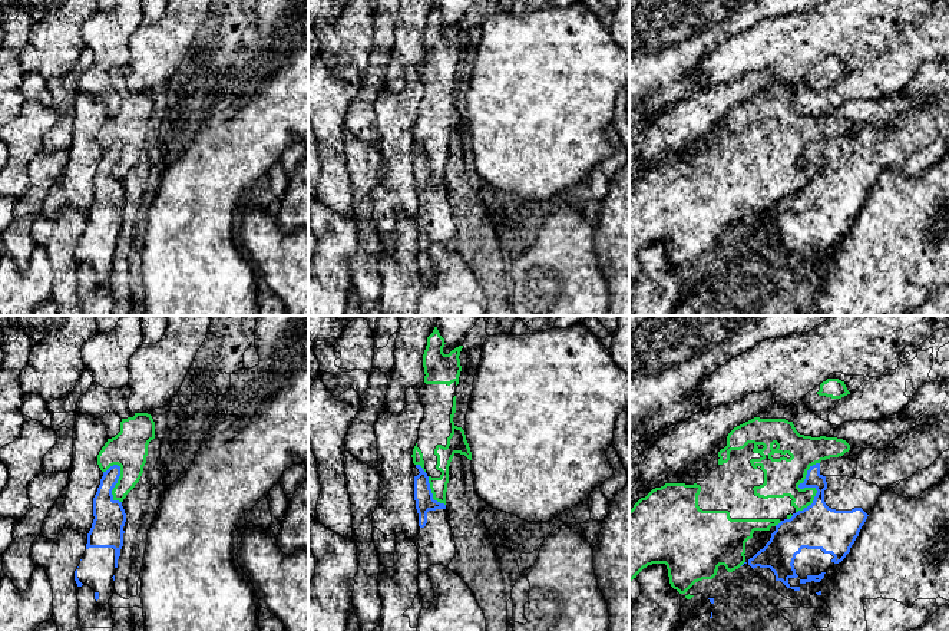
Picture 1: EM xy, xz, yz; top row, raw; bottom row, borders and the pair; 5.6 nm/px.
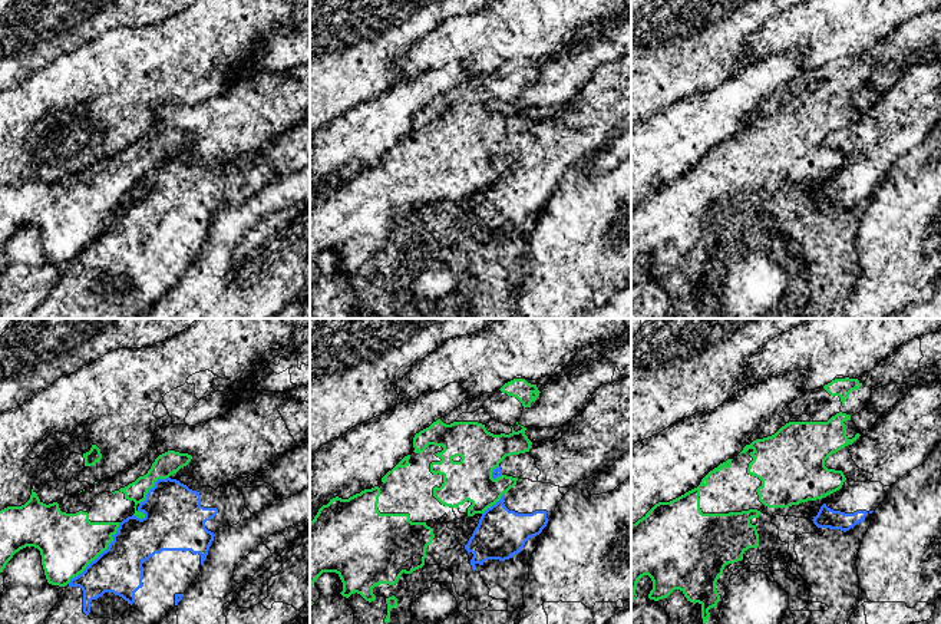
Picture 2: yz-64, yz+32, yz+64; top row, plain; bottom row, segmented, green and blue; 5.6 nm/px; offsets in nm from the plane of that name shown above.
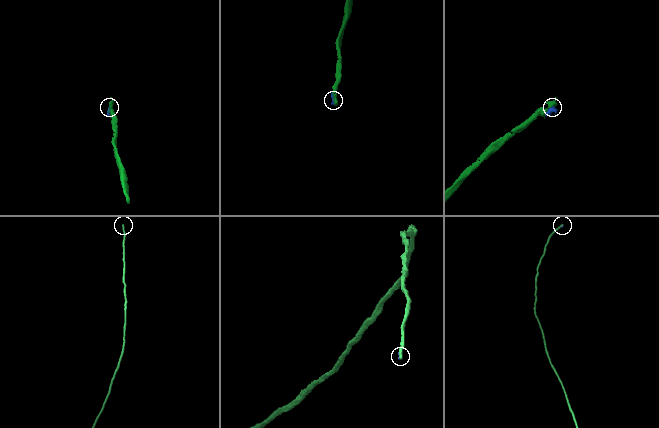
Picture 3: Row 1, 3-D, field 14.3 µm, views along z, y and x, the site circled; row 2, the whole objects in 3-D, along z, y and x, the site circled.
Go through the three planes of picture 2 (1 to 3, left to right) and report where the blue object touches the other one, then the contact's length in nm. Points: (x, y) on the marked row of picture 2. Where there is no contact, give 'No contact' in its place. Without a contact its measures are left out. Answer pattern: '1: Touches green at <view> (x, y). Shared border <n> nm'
1: Touches green at yz-64 (99, 554). Shared border 460 nm
2: Touches green at yz+32 (494, 504). Shared border 180 nm
3: No contact

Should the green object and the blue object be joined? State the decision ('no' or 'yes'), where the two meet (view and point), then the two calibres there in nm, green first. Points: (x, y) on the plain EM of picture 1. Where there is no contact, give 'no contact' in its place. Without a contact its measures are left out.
no; meets green in yz at (807, 167); 200 nm thick on the green side, 260 nm on the other

